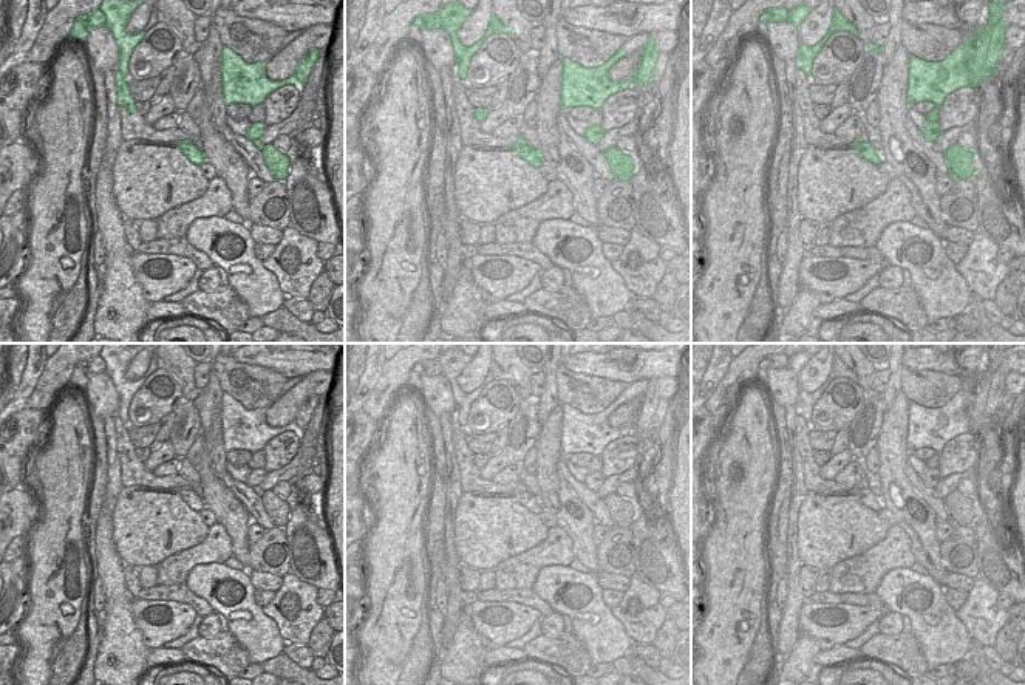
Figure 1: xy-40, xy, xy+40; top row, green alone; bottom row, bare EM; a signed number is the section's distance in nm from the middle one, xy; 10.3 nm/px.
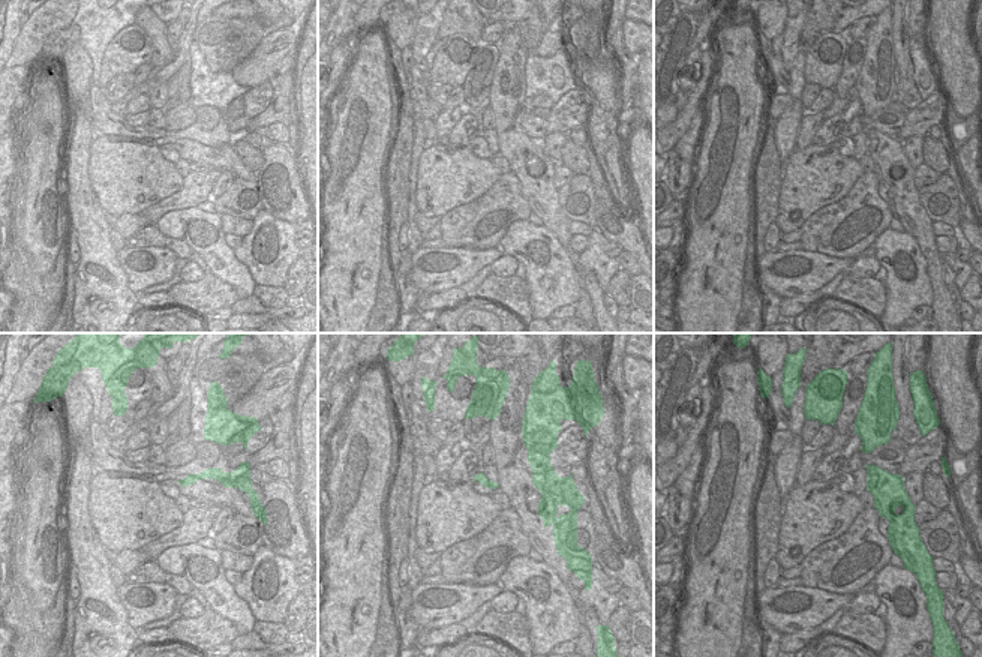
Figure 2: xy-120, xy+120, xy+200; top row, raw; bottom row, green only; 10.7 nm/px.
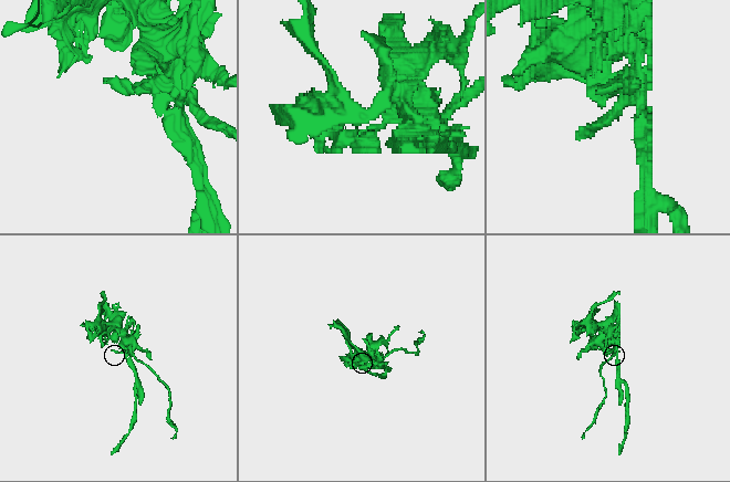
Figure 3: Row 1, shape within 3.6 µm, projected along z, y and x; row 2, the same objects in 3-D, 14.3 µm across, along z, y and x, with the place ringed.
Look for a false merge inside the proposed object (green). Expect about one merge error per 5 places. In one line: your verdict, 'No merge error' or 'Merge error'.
Merge error

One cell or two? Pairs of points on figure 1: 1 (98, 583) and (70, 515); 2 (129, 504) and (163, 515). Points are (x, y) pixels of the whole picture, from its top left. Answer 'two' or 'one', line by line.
1: one
2: one

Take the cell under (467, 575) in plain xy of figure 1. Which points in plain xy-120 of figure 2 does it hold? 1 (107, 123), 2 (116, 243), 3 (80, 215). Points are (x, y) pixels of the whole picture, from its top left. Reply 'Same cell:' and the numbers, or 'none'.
Same cell: 1, 2

